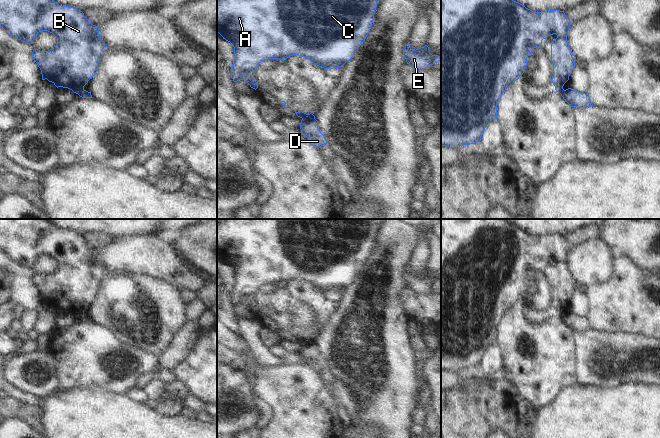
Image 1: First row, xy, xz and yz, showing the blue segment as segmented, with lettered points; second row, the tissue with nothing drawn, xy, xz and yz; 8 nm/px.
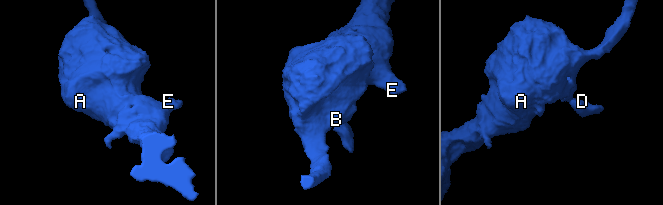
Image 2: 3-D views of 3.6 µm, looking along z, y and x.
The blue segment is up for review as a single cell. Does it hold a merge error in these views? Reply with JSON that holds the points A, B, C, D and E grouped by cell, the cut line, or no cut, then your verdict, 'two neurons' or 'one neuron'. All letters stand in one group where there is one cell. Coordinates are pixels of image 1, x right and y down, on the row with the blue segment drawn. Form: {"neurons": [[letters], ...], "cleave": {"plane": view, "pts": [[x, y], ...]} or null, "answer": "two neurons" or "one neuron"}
{"neurons": [["A", "B", "C", "E"], ["D"]], "cleave": {"plane": "xz", "pts": [[312, 114], [306, 114], [302, 118]]}, "answer": "two neurons"}

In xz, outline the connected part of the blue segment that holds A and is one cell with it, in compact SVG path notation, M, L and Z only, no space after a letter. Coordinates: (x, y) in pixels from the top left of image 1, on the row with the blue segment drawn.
M217 0L217 32L234 47L234 60L231 69L231 78L234 82L245 80L251 88L257 89L254 72L259 64L269 59L284 60L292 55L299 55L309 59L312 63L324 69L337 69L348 62L365 41L373 20L379 0Z

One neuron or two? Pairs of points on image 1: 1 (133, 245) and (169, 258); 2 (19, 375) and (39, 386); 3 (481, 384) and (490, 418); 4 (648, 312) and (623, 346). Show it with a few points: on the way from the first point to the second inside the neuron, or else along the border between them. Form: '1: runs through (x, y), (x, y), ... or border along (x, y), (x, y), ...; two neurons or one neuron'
1: runs through (142, 254), (153, 258), (160, 258); one neuron
2: runs through (24, 375), (28, 375), (34, 381); one neuron
3: border along (458, 389), (467, 385), (490, 390); two neurons
4: border along (609, 333), (639, 333), (649, 338); two neurons

